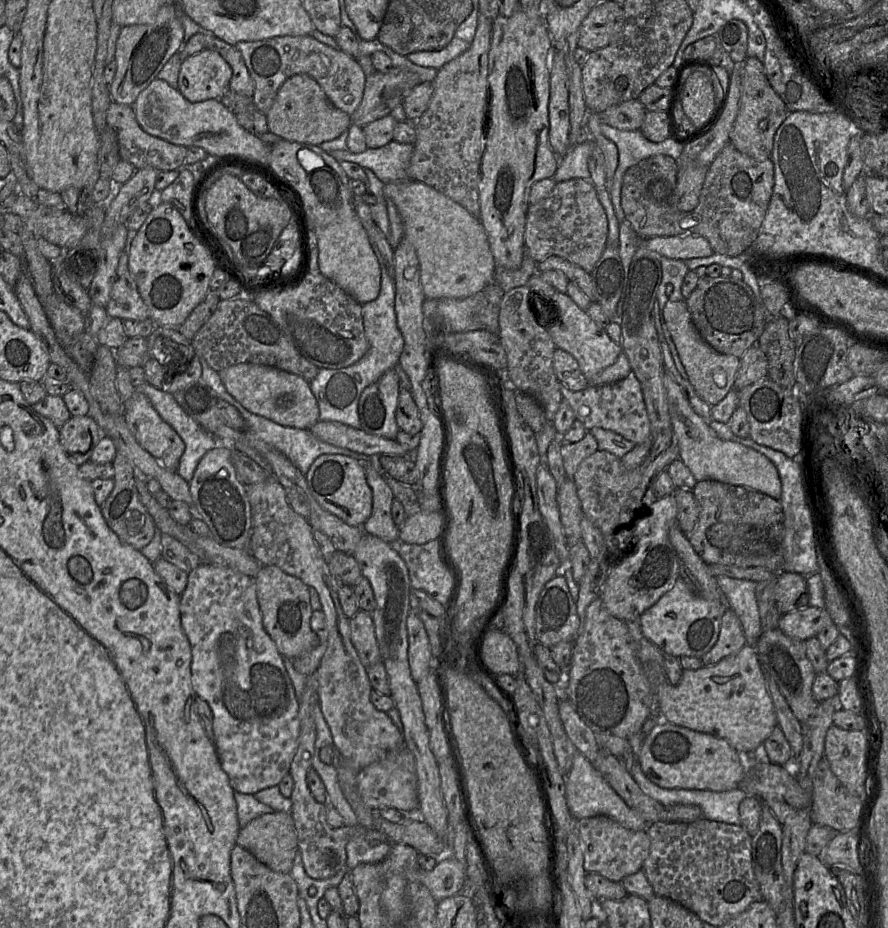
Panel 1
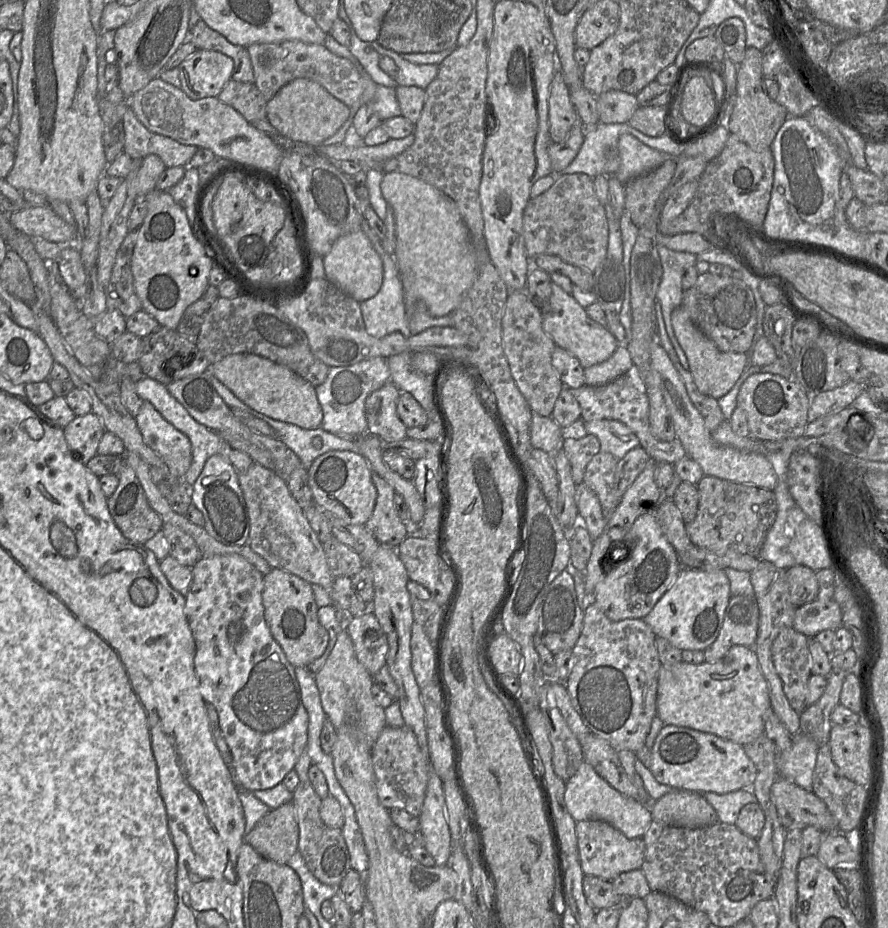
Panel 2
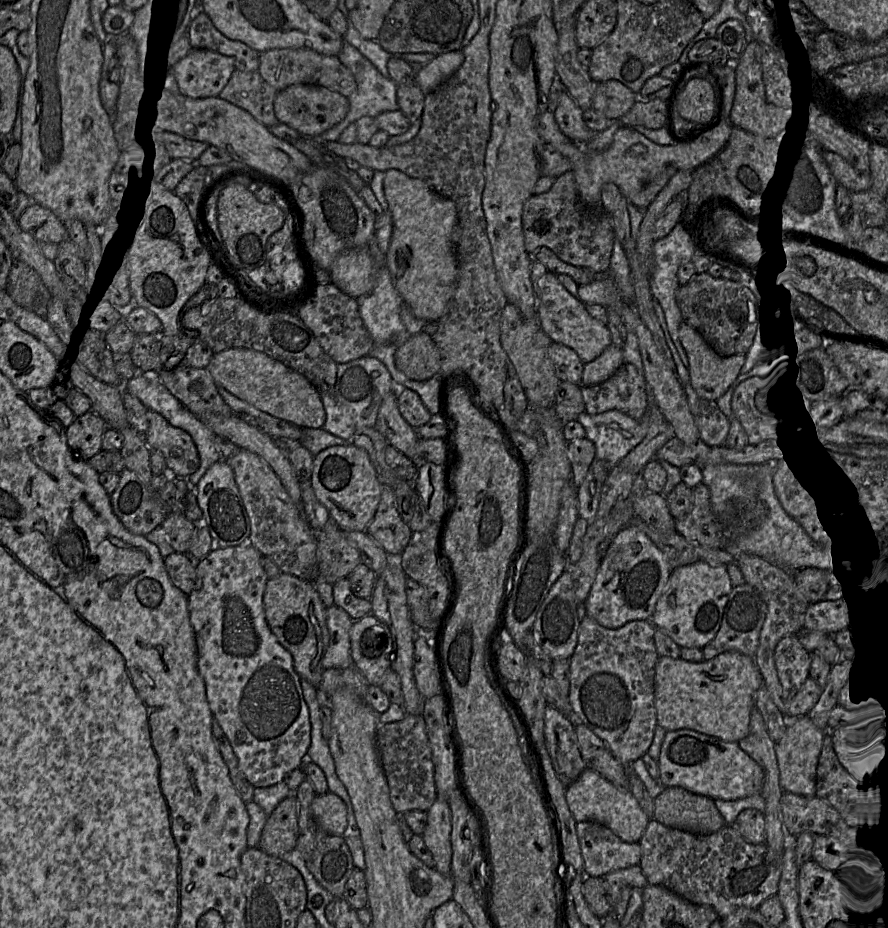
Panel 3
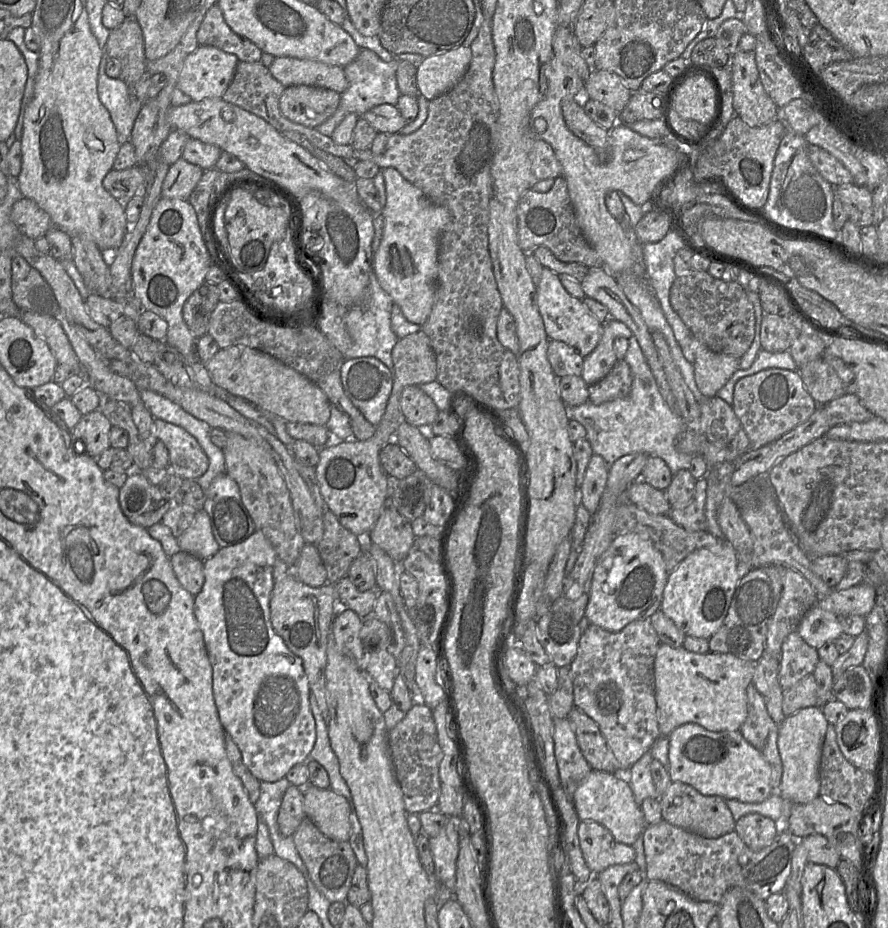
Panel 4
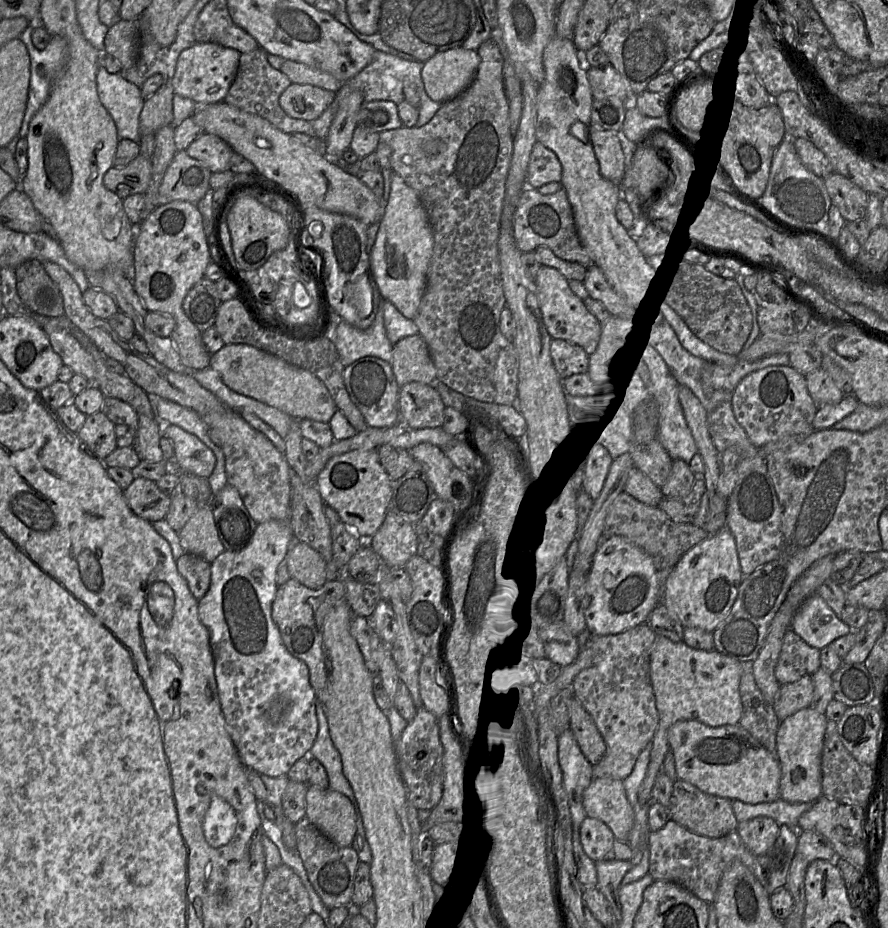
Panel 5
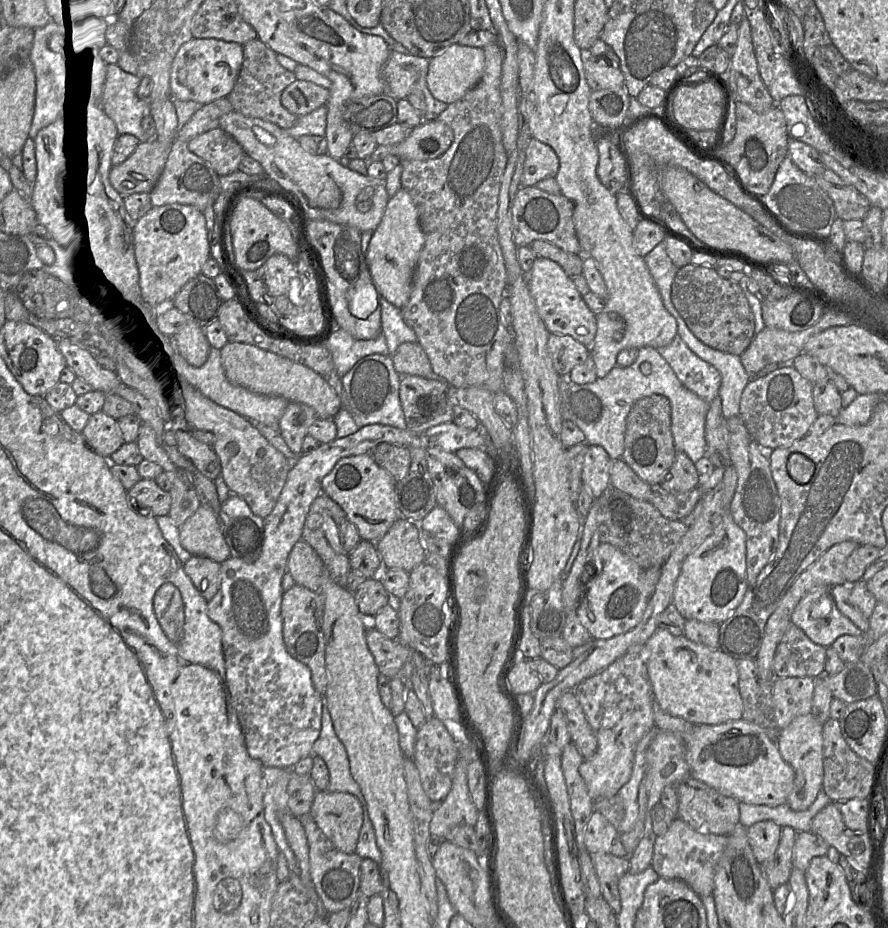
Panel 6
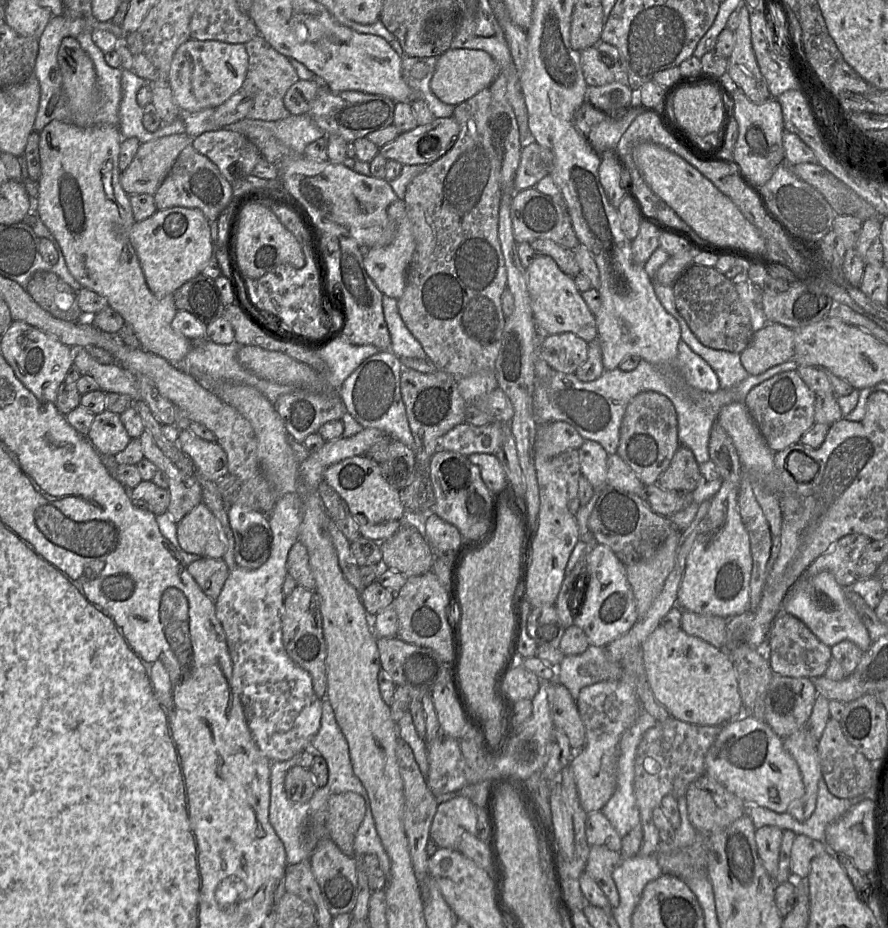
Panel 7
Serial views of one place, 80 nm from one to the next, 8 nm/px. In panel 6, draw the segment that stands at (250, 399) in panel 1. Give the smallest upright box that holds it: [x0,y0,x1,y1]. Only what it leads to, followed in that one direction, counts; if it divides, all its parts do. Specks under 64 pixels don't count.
[220,342,341,419]

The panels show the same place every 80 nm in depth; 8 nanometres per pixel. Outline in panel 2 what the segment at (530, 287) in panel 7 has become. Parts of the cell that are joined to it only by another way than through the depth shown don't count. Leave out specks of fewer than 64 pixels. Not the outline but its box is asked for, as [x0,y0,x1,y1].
[538,281,619,368]

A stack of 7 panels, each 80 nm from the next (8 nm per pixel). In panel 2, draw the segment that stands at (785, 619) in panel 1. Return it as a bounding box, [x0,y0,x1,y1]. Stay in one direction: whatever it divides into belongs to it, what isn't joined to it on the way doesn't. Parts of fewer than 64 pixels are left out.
[792,600,842,638]

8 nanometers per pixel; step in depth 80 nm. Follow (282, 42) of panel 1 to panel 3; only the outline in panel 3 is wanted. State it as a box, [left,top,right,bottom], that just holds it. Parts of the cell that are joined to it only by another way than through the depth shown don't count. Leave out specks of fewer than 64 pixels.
[257,48,357,97]

